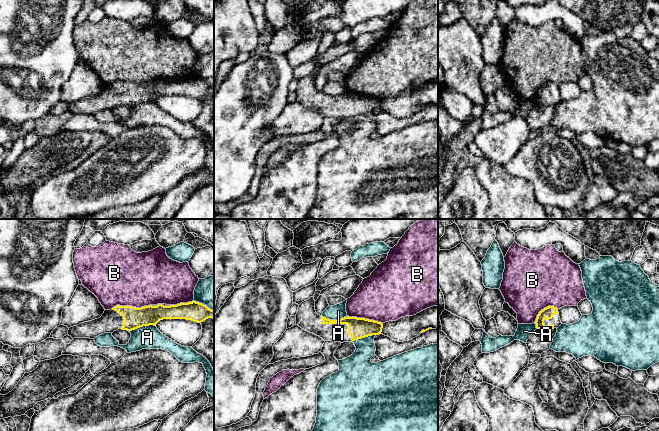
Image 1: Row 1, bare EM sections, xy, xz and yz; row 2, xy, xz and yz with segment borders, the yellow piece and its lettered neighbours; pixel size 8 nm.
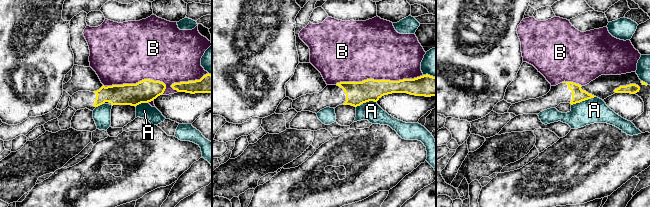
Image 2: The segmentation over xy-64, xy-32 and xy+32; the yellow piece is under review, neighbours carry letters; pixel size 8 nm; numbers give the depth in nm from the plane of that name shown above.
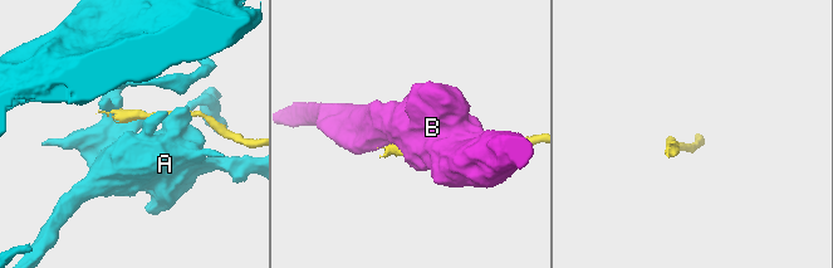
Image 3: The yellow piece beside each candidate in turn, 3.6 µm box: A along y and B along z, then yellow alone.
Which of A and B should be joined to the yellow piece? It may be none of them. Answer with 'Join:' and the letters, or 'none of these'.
Join: none of these

